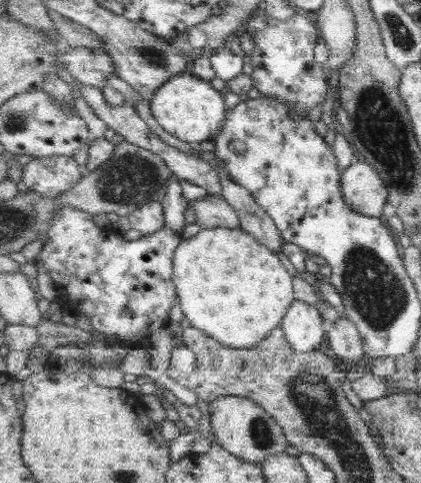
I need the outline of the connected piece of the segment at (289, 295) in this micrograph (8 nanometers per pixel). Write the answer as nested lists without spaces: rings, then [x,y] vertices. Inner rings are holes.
[[[241,227],[201,228],[197,234],[185,238],[183,242],[181,242],[180,247],[177,248],[176,255],[173,258],[173,264],[175,264],[175,281],[177,285],[178,302],[180,303],[184,316],[189,320],[191,326],[205,331],[209,336],[215,338],[215,340],[225,343],[225,345],[231,348],[251,348],[257,343],[260,343],[264,338],[267,338],[274,328],[282,326],[285,314],[287,314],[287,311],[292,307],[292,304],[296,300],[293,284],[294,277],[289,274],[289,270],[287,270],[285,264],[279,260],[279,256],[277,256],[272,249],[265,246],[261,241],[258,241],[256,237],[249,234]]]

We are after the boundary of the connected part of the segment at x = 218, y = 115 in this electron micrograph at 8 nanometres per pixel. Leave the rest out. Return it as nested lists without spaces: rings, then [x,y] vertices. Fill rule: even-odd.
[[[190,72],[173,76],[149,99],[150,110],[158,124],[173,137],[193,146],[214,140],[223,130],[227,120],[227,106],[221,91],[215,90],[209,81]]]

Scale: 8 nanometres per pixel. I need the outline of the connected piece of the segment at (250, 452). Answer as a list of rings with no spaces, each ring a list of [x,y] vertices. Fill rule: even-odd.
[[[222,396],[208,406],[215,440],[243,460],[261,464],[271,455],[284,453],[290,443],[282,426],[257,401],[244,396]]]

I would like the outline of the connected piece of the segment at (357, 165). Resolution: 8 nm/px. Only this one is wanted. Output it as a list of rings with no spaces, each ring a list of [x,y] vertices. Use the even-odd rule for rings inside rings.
[[[360,159],[354,162],[342,171],[341,187],[350,208],[366,216],[382,217],[389,203],[389,187],[373,165]]]

